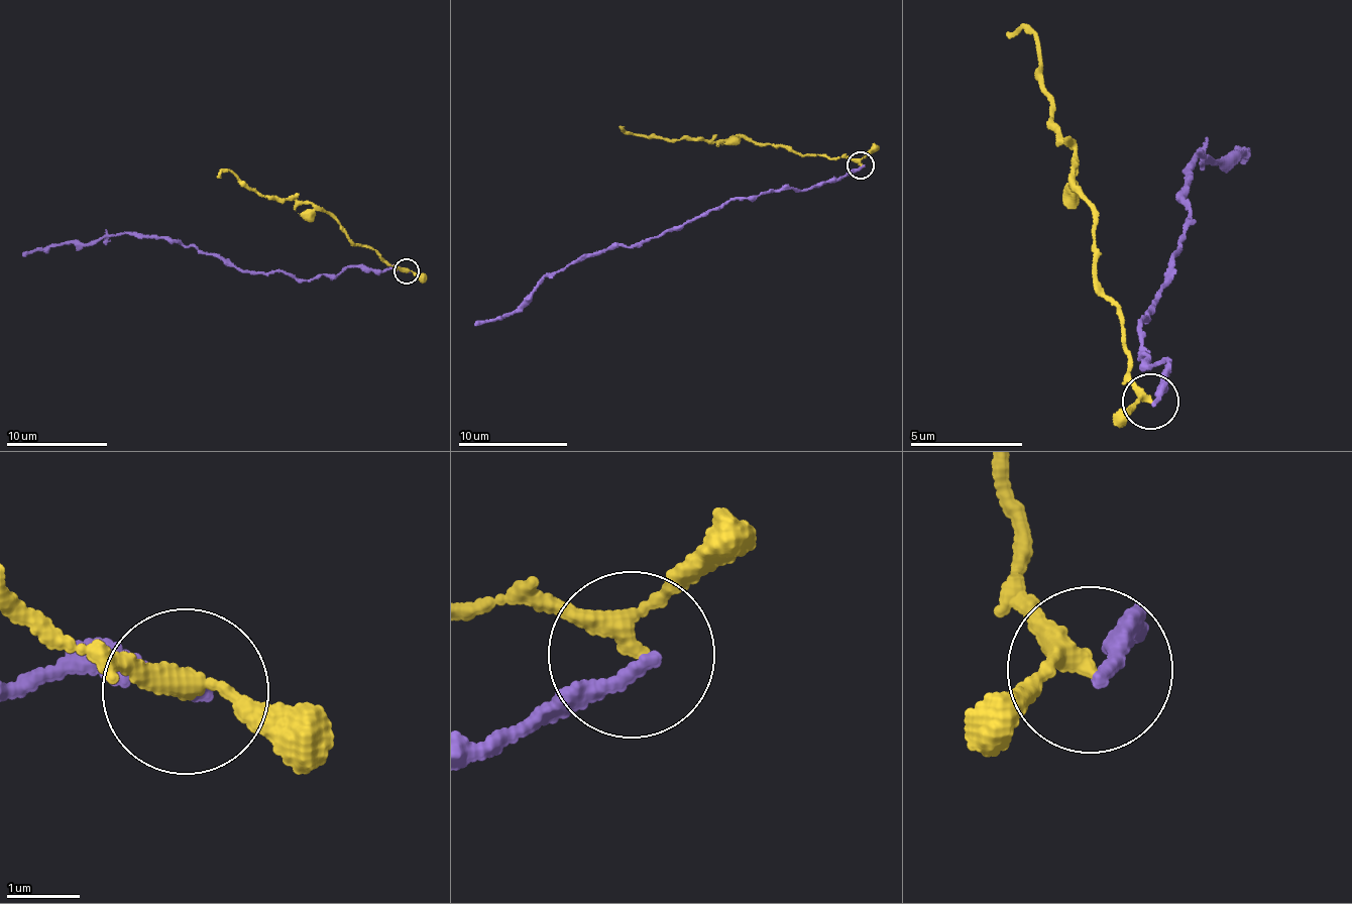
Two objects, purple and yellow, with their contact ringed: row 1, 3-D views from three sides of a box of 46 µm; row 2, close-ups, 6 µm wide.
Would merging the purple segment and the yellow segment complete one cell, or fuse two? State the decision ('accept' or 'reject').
reject

